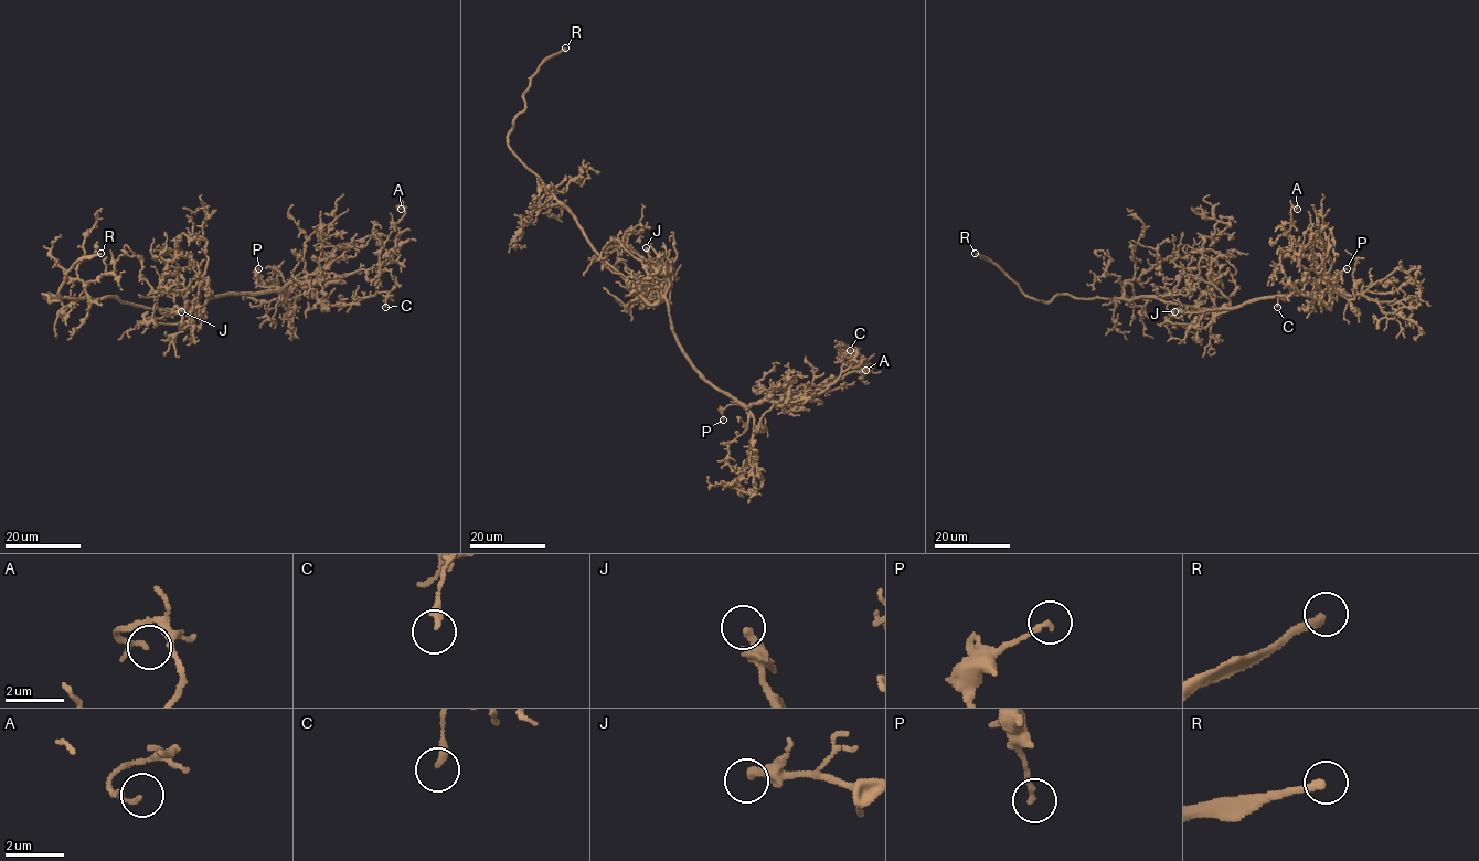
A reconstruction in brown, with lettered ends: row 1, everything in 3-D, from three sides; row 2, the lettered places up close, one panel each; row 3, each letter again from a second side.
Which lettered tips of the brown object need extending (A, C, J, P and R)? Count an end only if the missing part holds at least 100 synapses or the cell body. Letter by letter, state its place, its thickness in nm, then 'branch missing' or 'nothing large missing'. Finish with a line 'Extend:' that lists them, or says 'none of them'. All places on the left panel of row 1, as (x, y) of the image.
A: place (401, 209); calibre 180 nm; nothing large missing
C: place (385, 307); calibre 260 nm; nothing large missing
J: place (181, 311); calibre 360 nm; branch missing
P: place (258, 268); calibre 180 nm; nothing large missing
R: place (100, 253); calibre 320 nm; branch missing
Extend: J, R

